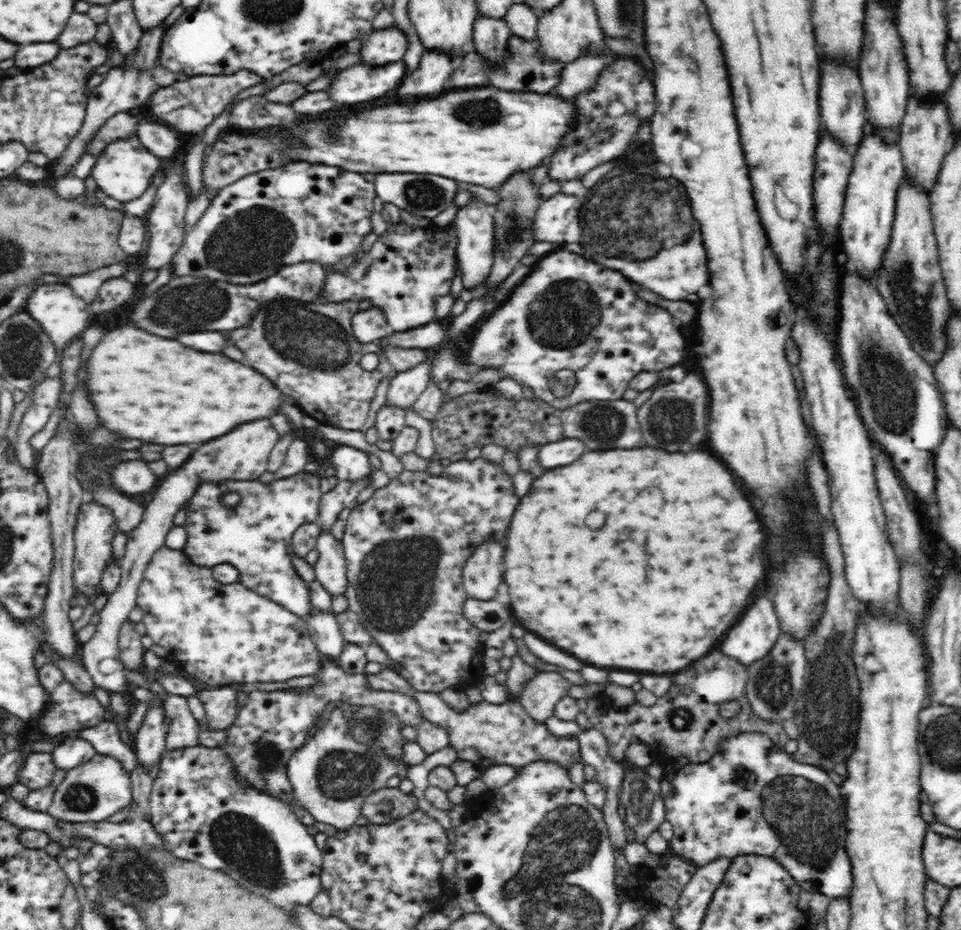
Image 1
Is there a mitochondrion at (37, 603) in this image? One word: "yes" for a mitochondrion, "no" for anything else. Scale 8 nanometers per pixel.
no

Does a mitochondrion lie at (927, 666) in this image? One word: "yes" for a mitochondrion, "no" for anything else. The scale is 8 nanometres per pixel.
no

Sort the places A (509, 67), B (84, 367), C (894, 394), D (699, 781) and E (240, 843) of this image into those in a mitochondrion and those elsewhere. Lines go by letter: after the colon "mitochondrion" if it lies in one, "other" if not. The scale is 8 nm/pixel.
A: mitochondrion
B: other
C: mitochondrion
D: other
E: mitochondrion

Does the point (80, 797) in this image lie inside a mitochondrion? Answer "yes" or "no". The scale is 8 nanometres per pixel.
yes

